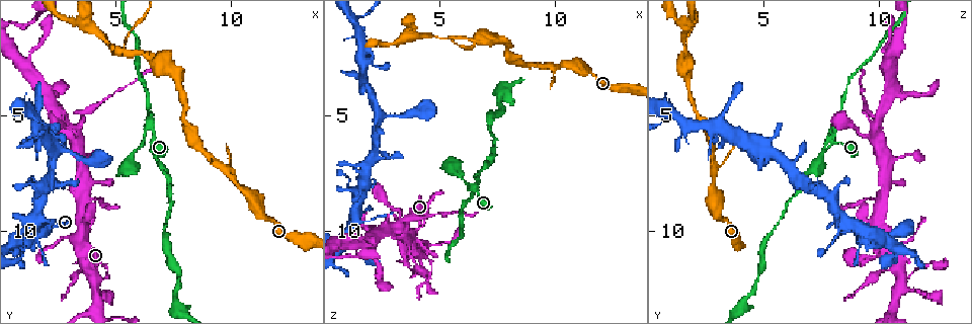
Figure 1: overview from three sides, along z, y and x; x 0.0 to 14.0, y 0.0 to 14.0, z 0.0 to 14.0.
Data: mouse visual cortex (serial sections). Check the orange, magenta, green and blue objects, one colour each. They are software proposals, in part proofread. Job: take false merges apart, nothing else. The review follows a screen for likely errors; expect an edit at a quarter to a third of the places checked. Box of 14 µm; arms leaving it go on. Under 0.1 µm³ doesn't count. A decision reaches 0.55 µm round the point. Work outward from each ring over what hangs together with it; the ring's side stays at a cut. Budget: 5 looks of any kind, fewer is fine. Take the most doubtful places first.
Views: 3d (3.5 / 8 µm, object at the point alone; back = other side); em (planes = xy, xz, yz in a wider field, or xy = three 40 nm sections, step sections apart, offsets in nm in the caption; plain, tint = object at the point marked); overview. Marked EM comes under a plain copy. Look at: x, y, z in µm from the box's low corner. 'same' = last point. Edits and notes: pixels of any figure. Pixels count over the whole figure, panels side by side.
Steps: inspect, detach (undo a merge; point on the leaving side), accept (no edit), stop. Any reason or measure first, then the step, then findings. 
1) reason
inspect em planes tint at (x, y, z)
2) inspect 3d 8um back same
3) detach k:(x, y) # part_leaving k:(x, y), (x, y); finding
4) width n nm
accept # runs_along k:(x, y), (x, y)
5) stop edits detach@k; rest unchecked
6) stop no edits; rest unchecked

abrupt turn
inspect 3d 3.5um at (5.5, 2.3, 1.6)

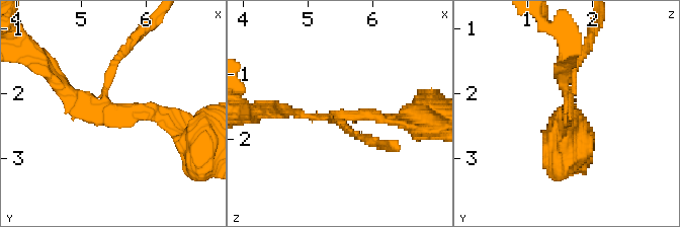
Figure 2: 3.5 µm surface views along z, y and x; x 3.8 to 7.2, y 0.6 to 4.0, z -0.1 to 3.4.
now the EM
inspect em xy step 2 tint at (5.45, 2.20, 1.65)

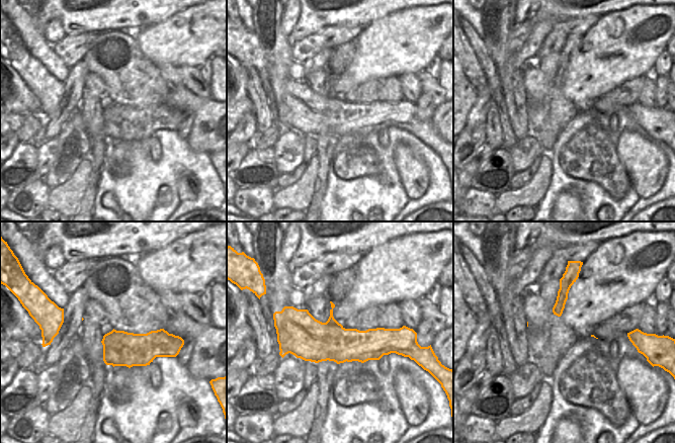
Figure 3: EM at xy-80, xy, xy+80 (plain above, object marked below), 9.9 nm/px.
arm_widths 150, 150, 150 nm
accept # runs_along 3:(287, 327), (313, 341), (393, 343); all the same cell

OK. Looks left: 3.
three arms meet
inspect 3d 3.5um at (6.4, 5.5, 8.1)

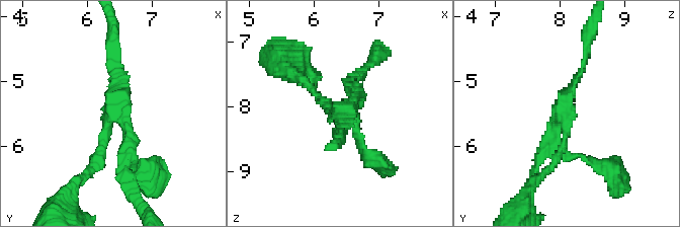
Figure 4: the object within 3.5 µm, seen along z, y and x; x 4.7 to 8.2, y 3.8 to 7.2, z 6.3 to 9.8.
arms 3; arm_widths 150, 150, 150 nm; now the EM
inspect em xy step 2 tint at (6.45, 5.50, 8.05)

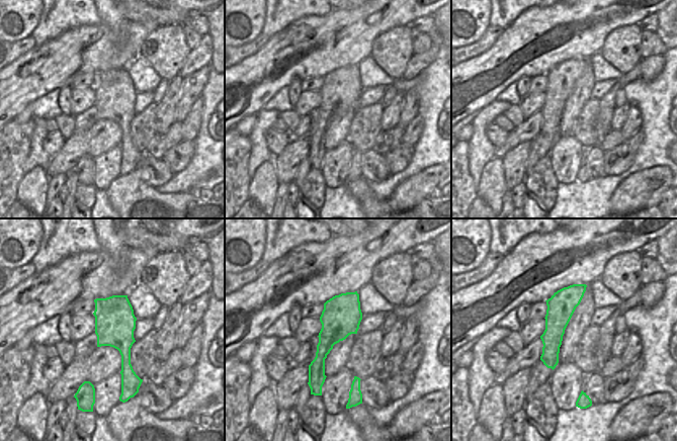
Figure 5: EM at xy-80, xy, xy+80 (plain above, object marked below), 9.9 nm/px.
inspect em xy step 1 tint same

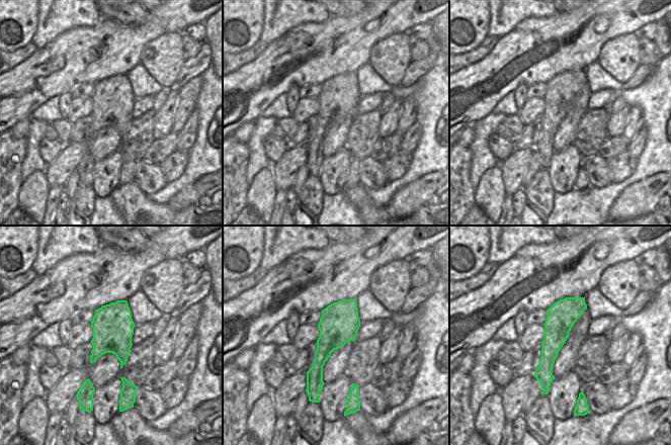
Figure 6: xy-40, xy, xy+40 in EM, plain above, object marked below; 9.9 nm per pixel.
accept # runs_along 4:(355, 124), (319, 97); one cell here

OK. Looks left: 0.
stop no edits; rest unchecked

